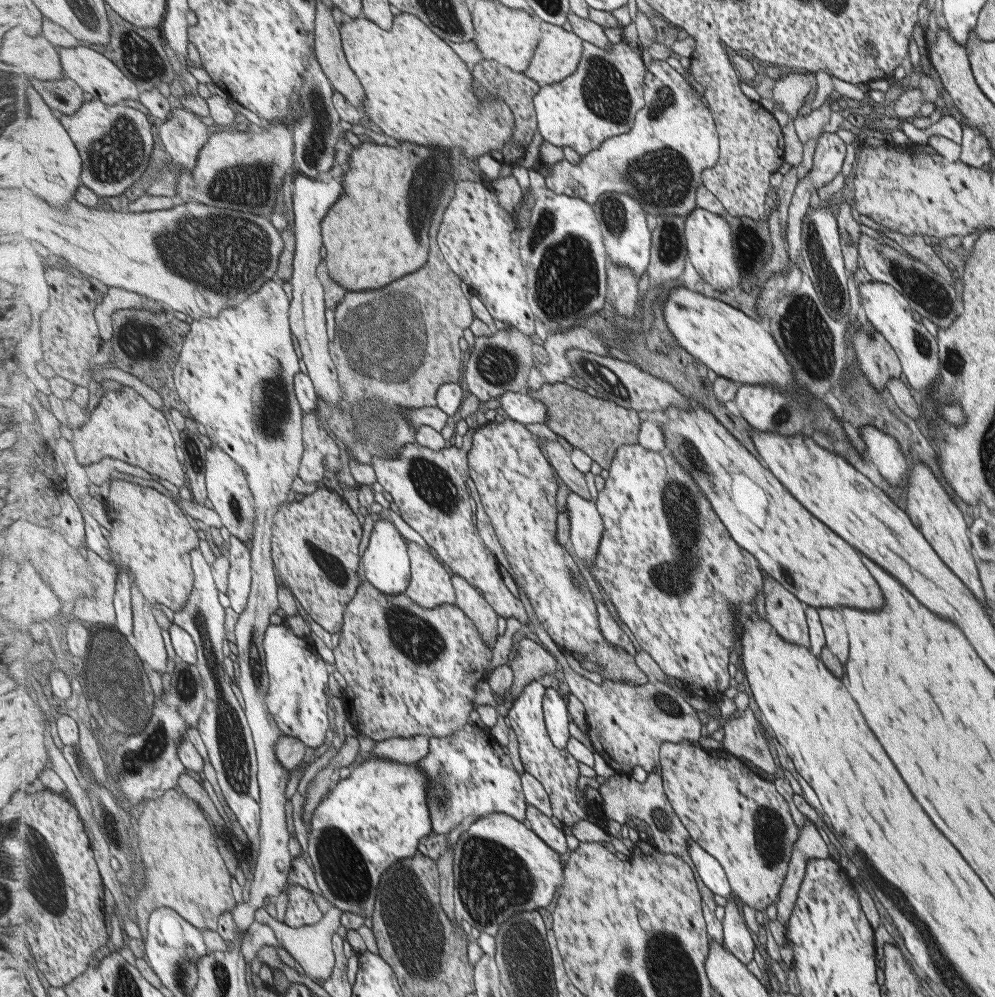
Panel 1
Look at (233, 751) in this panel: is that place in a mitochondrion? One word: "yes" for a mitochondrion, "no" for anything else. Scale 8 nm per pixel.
yes

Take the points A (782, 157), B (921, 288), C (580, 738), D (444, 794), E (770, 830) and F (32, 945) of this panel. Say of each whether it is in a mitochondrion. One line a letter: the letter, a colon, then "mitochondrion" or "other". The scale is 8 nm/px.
A: other
B: mitochondrion
C: other
D: mitochondrion
E: mitochondrion
F: other

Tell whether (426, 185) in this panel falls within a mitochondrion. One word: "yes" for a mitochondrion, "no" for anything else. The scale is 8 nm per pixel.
yes

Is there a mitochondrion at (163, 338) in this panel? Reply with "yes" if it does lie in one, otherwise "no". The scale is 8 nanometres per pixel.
yes

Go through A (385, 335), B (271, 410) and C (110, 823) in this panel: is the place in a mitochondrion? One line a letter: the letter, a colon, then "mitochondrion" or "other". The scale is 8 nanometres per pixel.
A: mitochondrion
B: mitochondrion
C: mitochondrion

